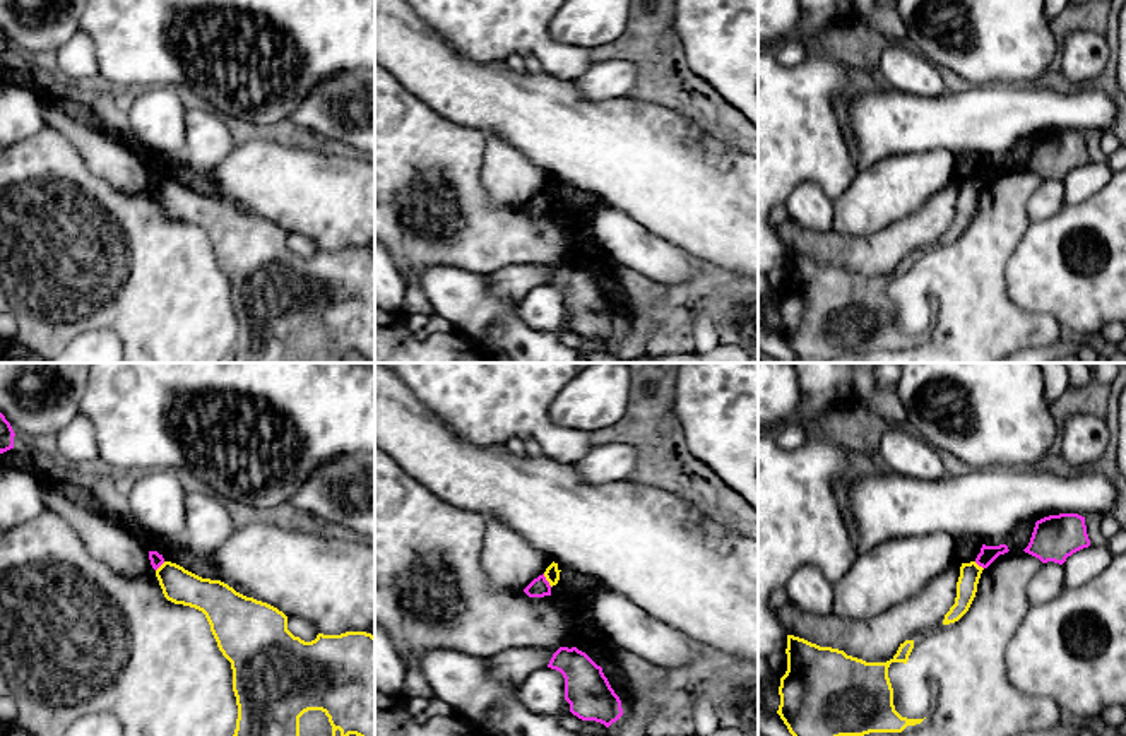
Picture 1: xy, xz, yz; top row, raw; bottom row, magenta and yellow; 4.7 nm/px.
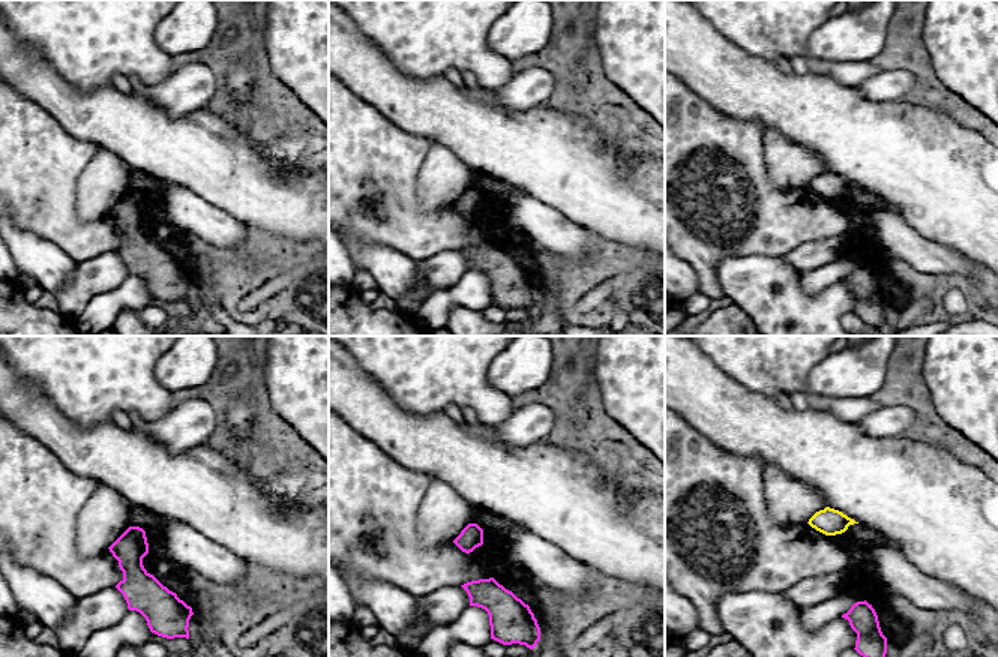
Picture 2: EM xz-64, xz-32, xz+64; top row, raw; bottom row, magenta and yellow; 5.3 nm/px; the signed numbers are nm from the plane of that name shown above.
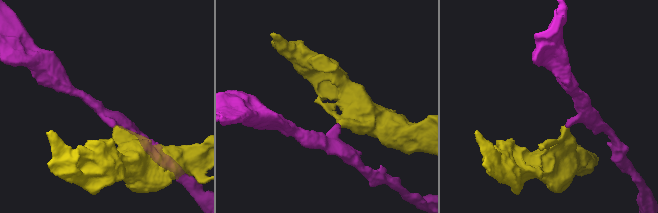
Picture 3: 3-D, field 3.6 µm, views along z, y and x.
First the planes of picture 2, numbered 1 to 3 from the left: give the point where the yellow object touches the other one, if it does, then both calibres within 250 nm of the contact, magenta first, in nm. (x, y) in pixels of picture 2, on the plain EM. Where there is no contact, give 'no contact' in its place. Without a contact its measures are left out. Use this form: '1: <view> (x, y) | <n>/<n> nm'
1: no contact
2: no contact
3: no contact

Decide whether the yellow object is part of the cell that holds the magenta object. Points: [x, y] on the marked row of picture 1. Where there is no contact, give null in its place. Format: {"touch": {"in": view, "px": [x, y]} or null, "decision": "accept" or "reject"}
{"touch": {"in": "xz", "px": [546, 581]}, "decision": "reject"}

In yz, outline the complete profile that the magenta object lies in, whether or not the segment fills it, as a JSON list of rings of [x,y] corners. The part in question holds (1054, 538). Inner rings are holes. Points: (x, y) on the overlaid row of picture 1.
[[[1059,513],[1035,522],[1030,543],[1023,551],[1042,563],[1054,561],[1063,565],[1068,556],[1088,546],[1085,517]]]

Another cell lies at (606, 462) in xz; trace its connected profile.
[[[596,443],[592,450],[573,466],[594,486],[628,481],[638,462],[638,448],[619,443]]]

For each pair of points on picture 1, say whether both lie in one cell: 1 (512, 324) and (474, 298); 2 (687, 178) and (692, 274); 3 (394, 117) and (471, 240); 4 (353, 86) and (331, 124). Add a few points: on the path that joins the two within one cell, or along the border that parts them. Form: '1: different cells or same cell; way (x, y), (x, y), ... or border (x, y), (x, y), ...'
1: same cell; way (503, 315), (498, 310), (483, 307)
2: different cells; border (657, 237), (680, 247), (705, 271)
3: same cell; way (425, 148), (457, 184), (464, 209)
4: same cell; way (353, 94), (353, 101), (339, 115)

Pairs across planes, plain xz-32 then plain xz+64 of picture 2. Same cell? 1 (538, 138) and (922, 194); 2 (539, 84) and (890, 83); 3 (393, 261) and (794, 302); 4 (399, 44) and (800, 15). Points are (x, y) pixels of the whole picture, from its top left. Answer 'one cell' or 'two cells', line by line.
1: one cell
2: one cell
3: one cell
4: one cell

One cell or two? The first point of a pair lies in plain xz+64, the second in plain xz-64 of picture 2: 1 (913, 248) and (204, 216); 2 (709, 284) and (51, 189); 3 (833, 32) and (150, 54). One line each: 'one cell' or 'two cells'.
1: one cell
2: one cell
3: two cells

